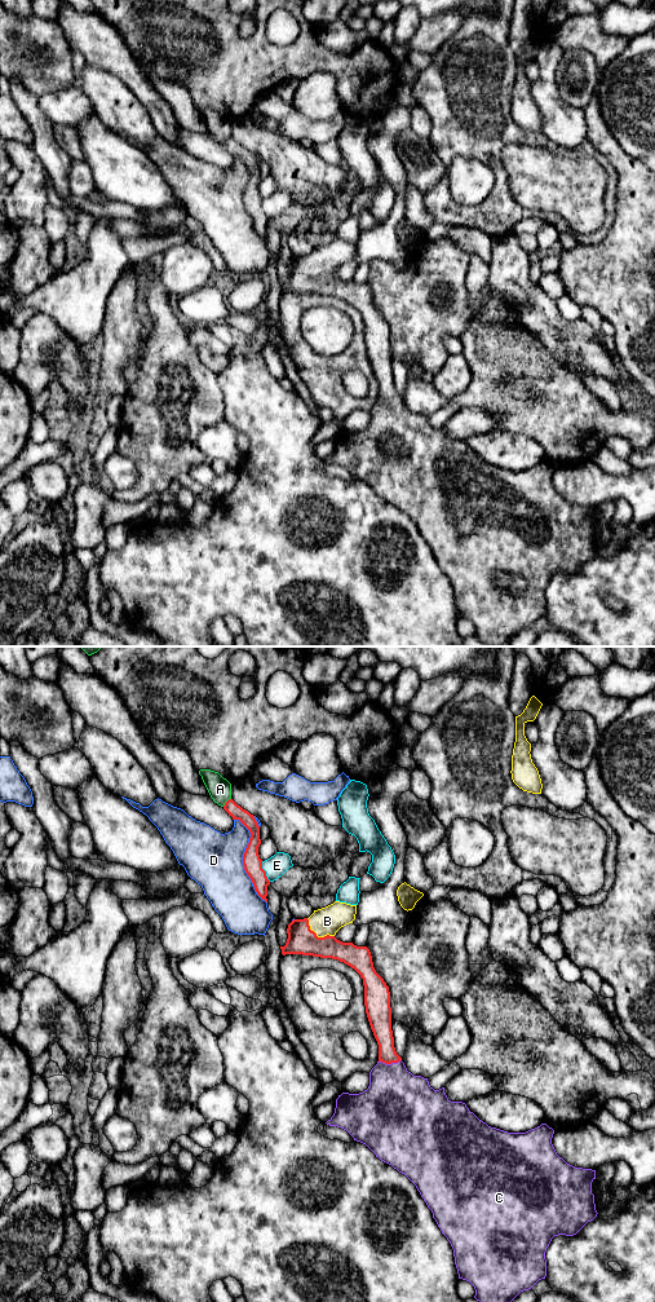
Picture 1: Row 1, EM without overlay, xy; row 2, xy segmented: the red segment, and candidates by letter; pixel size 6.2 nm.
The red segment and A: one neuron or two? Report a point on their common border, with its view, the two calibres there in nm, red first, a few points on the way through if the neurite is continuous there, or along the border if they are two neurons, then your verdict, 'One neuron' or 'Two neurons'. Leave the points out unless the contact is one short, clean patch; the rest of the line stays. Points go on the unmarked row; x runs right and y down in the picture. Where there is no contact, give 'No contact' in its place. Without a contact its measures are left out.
Touches red at xy (226, 140). Thickness 90 nm (red) against 140 nm. Two neurons

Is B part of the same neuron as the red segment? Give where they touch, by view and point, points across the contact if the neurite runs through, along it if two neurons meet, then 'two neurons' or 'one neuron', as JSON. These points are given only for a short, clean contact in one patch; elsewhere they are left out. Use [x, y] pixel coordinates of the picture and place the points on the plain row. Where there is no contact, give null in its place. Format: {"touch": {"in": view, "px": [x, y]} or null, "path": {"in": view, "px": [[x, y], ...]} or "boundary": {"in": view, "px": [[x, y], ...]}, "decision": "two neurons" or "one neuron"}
{"touch": {"in": "xy", "px": [315, 273]}, "path": {"in": "xy", "px": [[301, 278], [305, 274], [315, 273], [327, 259]]}, "decision": "one neuron"}

